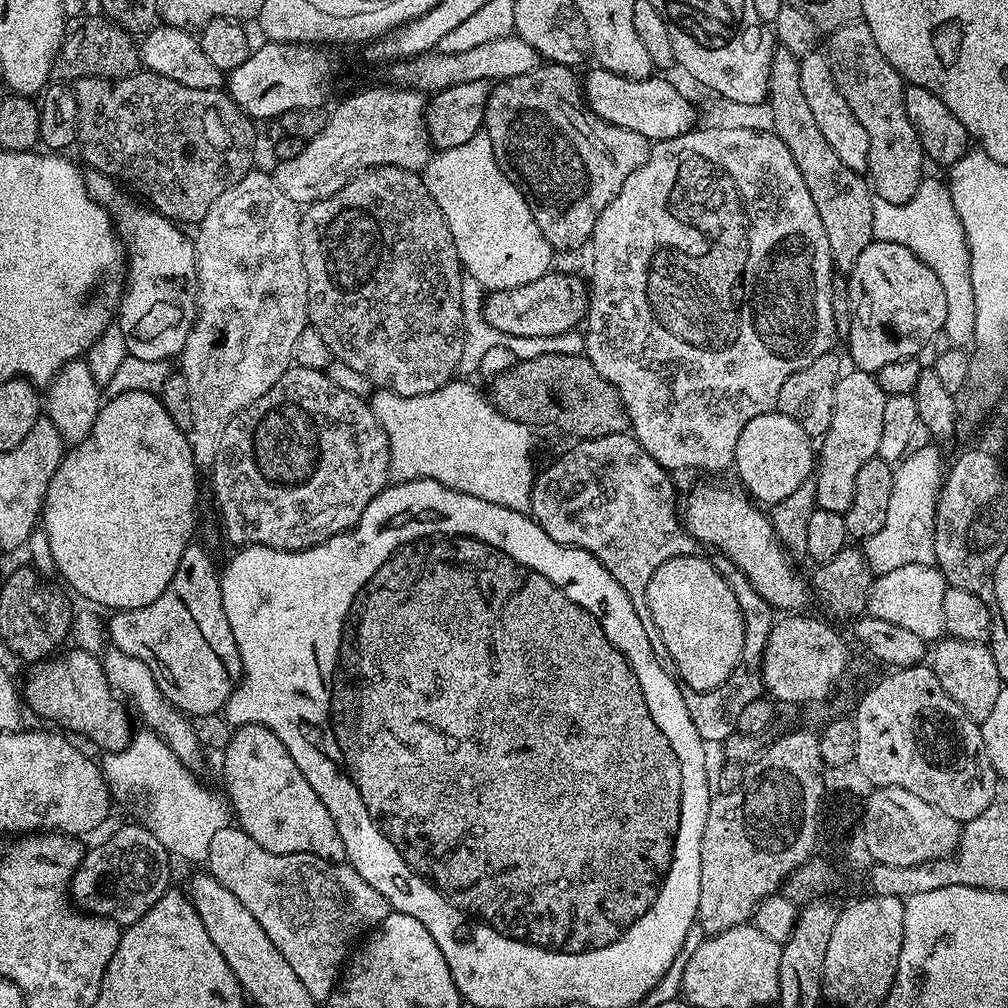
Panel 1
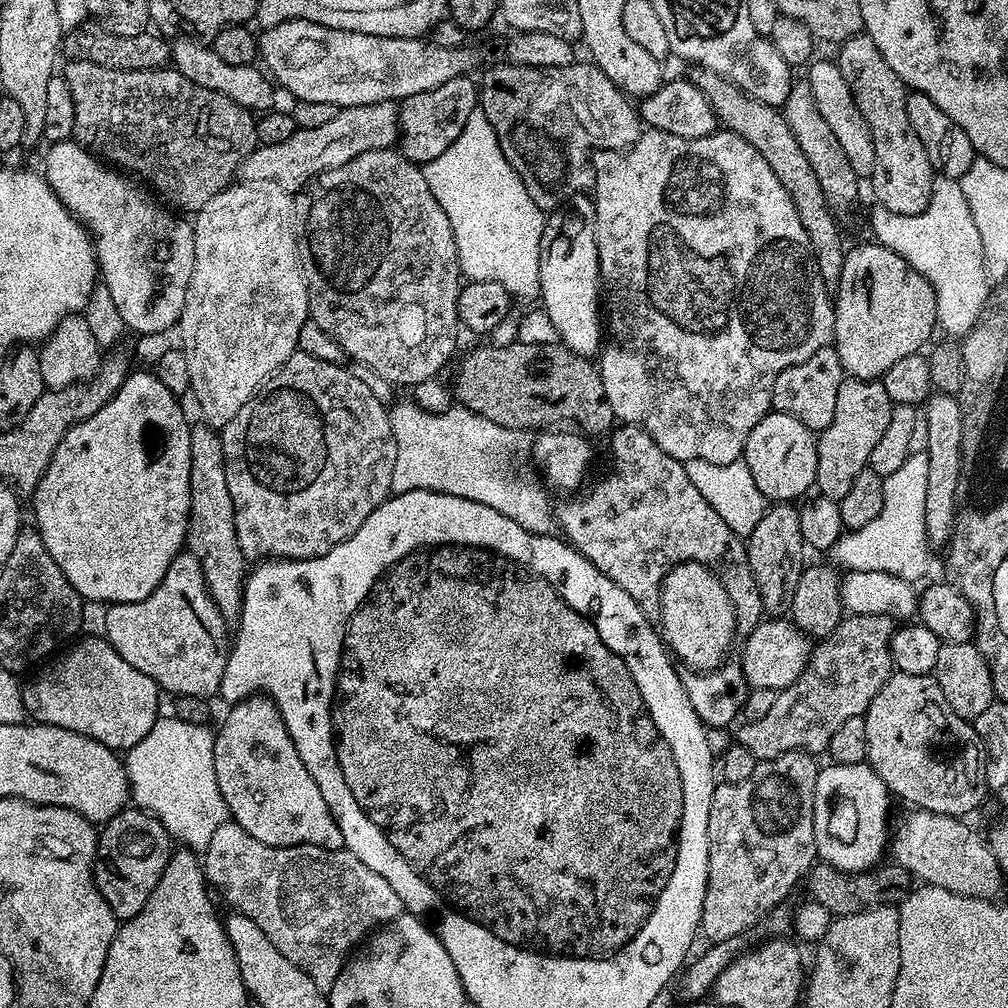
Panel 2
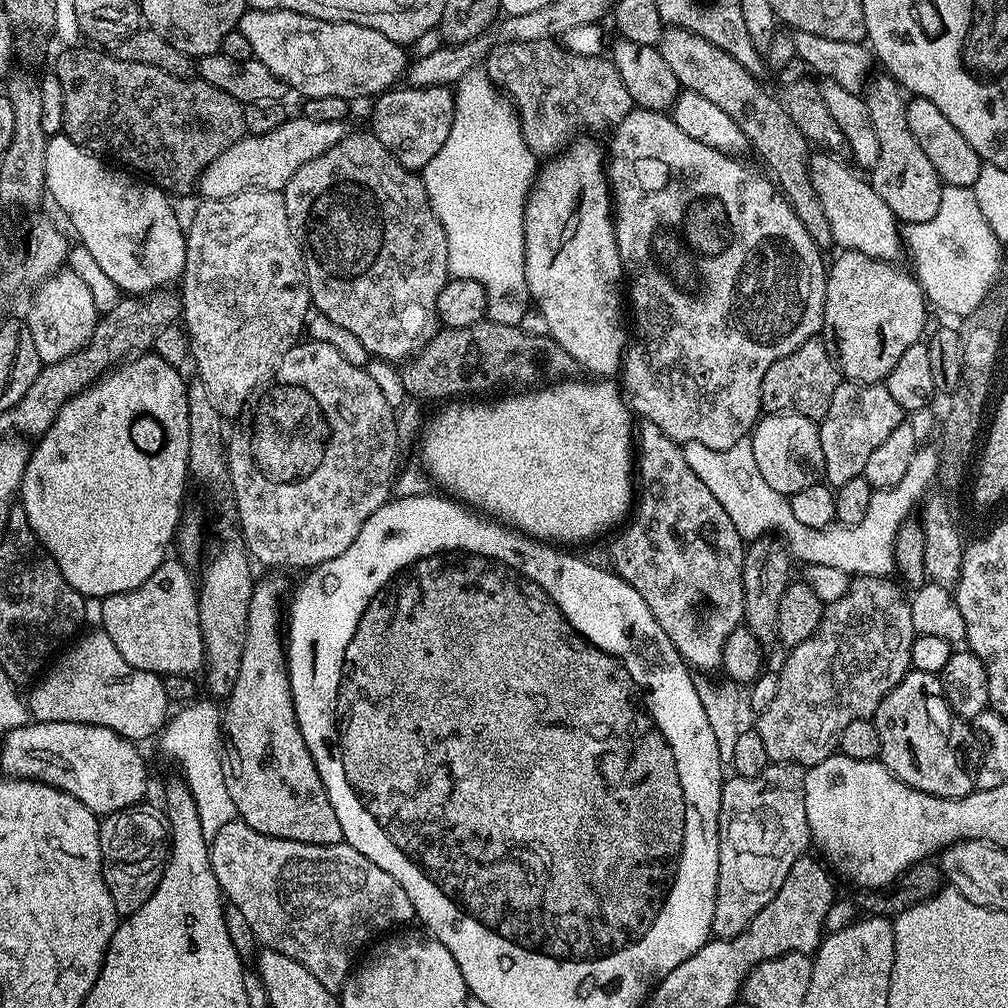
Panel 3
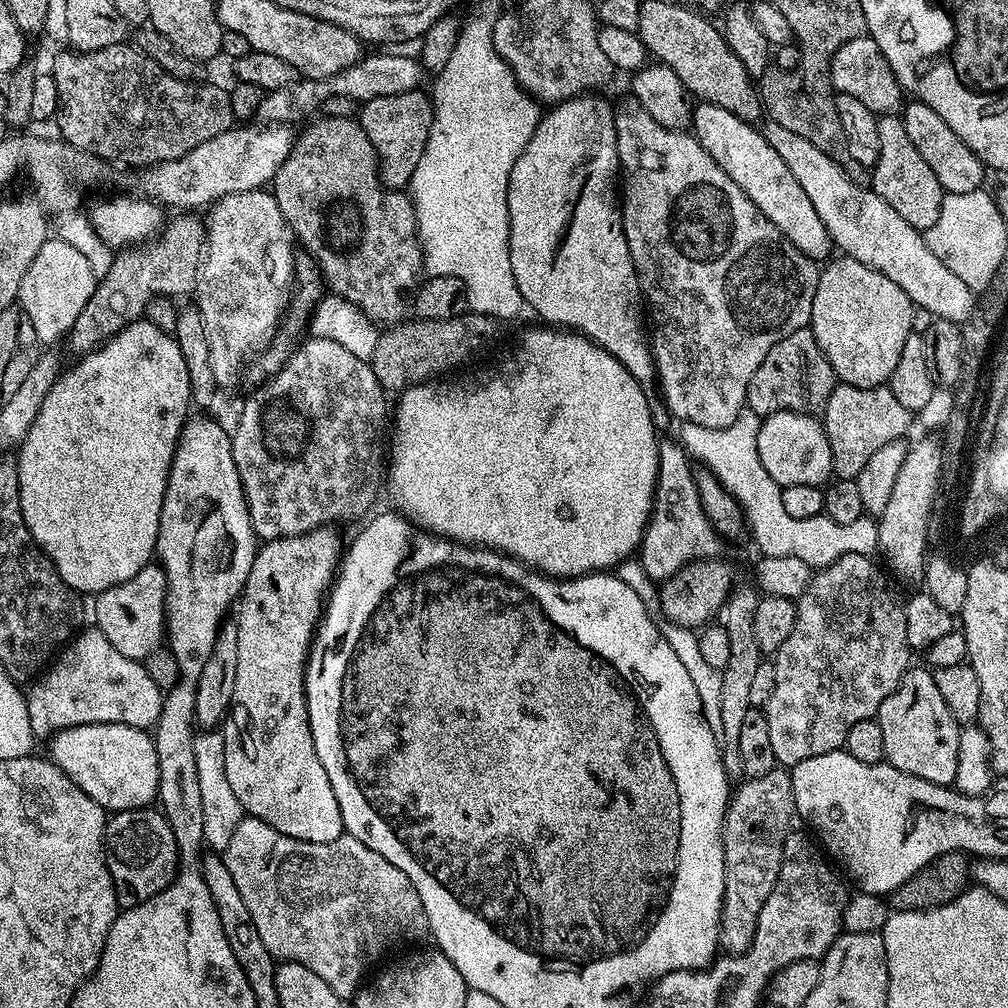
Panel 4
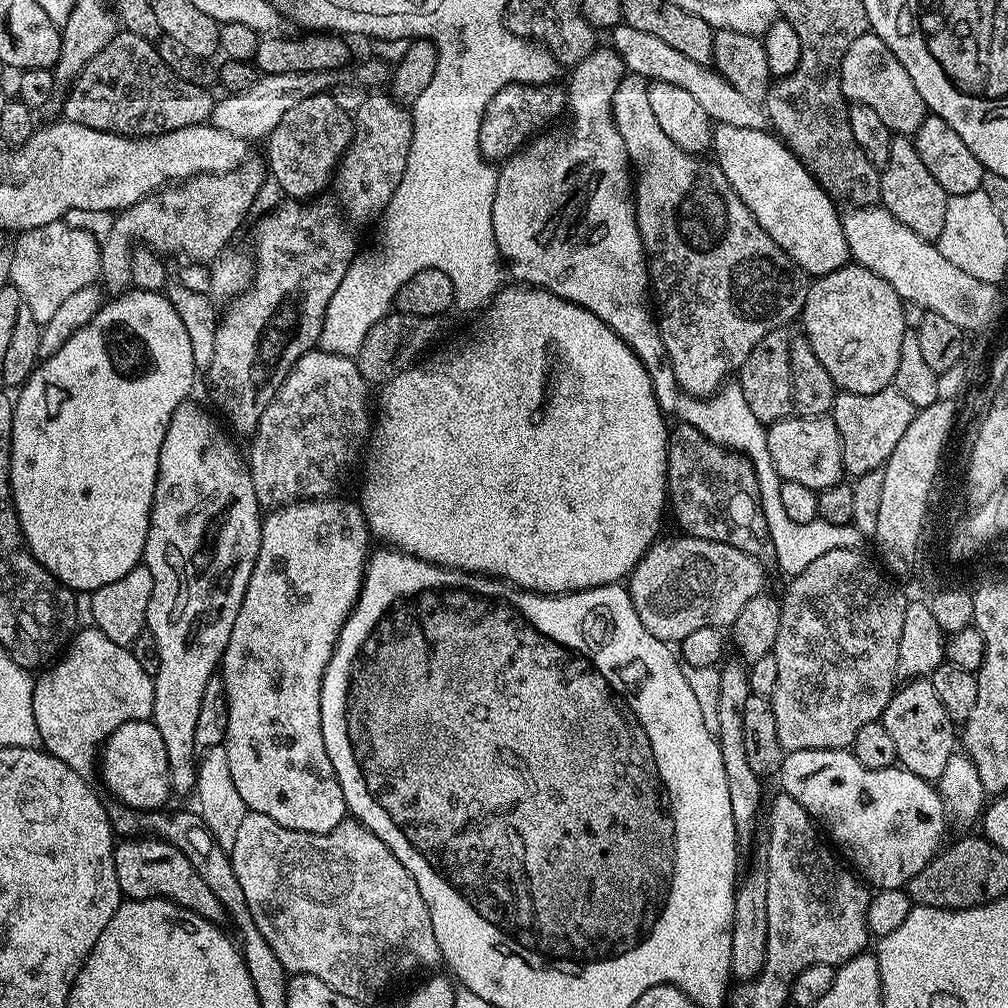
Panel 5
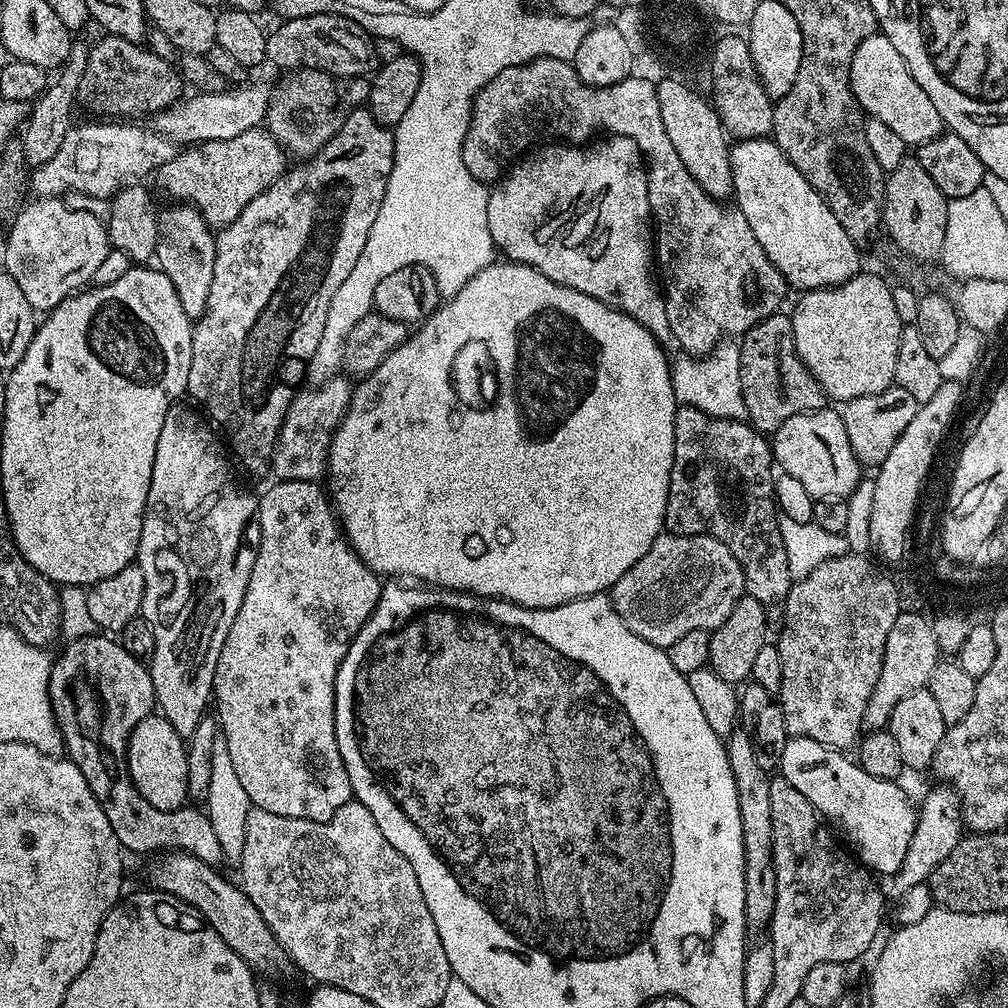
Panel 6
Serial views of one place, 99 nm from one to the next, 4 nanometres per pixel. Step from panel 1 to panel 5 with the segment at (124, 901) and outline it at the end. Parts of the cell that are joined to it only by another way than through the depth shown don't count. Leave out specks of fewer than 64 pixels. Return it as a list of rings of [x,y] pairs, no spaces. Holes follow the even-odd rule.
[[[124,838],[113,847],[112,853],[121,897],[130,900],[172,900],[207,920],[220,922],[220,919],[225,919],[224,907],[214,896],[214,890],[198,878],[198,870],[190,866],[190,858],[186,858],[186,854],[170,842],[159,838]]]

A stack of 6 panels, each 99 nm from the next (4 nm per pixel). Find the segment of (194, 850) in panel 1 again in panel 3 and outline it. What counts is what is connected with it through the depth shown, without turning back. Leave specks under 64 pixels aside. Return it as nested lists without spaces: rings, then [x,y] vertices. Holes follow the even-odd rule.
[[[208,698],[185,703],[180,713],[173,715],[159,733],[160,748],[180,767],[183,783],[194,798],[198,818],[202,822],[202,834],[209,842],[226,826],[237,819],[236,807],[226,791],[226,778],[222,778],[222,712]]]

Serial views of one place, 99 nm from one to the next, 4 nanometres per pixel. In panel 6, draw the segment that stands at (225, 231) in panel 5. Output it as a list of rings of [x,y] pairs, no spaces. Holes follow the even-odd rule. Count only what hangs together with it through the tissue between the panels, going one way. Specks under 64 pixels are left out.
[[[263,127],[246,130],[238,138],[206,140],[202,144],[185,147],[170,162],[154,174],[154,181],[164,192],[177,196],[177,201],[197,208],[213,229],[234,222],[246,206],[262,190],[284,175],[290,160],[284,147]]]

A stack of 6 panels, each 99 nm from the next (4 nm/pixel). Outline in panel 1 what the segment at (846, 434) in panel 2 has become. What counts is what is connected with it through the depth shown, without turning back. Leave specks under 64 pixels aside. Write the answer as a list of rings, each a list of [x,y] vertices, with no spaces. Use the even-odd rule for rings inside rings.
[[[851,371],[841,375],[834,390],[834,418],[830,418],[830,430],[826,430],[819,441],[818,459],[814,464],[817,509],[840,513],[850,510],[850,502],[854,502],[854,482],[858,479],[858,469],[877,456],[888,397],[882,386],[878,386],[873,373]]]

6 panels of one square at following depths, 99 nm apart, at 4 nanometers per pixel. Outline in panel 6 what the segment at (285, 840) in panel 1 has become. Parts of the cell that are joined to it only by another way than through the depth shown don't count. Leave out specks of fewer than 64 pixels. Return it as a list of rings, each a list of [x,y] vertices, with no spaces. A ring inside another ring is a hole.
[[[276,480],[258,496],[258,519],[260,522],[260,546],[256,549],[254,570],[250,570],[250,582],[246,586],[246,598],[242,598],[242,606],[238,606],[238,618],[234,618],[234,626],[230,626],[230,634],[226,634],[226,646],[222,646],[222,654],[218,654],[218,666],[214,670],[214,708],[218,713],[218,723],[222,735],[226,738],[226,746],[230,750],[230,762],[234,762],[234,770],[246,789],[248,800],[253,808],[261,808],[270,814],[282,814],[286,818],[306,818],[314,822],[326,822],[334,818],[334,814],[346,802],[353,799],[350,778],[346,774],[346,766],[342,762],[342,754],[338,750],[336,737],[336,675],[340,669],[342,658],[346,658],[352,639],[362,630],[362,626],[370,618],[370,614],[378,606],[382,580],[375,572],[371,572],[360,560],[359,554],[348,543],[342,525],[330,503],[330,496],[317,481],[314,480]]]

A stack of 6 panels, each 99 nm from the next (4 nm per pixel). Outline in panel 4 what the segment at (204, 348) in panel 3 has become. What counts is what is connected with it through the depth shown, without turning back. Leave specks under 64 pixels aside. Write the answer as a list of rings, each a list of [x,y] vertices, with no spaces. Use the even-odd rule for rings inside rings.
[[[255,188],[254,190],[246,190],[238,194],[230,194],[229,196],[223,196],[221,200],[216,201],[215,204],[207,209],[206,247],[200,261],[200,273],[196,275],[196,287],[194,289],[196,300],[194,300],[194,306],[199,310],[200,317],[202,318],[202,326],[206,330],[206,342],[210,342],[210,366],[214,369],[217,389],[224,390],[224,388],[234,387],[239,382],[240,376],[242,380],[242,373],[245,371],[246,362],[251,361],[253,357],[263,352],[272,343],[272,339],[275,338],[294,291],[292,283],[296,274],[297,253],[295,251],[292,252],[292,244],[294,245],[294,237],[288,227],[288,223],[284,221],[282,210],[278,210],[278,202],[271,191]]]

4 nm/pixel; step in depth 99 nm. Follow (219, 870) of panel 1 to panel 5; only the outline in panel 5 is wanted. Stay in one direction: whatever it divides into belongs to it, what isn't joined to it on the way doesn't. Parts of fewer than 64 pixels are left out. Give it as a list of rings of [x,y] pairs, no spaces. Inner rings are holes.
[[[247,812],[238,826],[238,834],[234,837],[234,846],[230,850],[230,855],[234,874],[238,878],[238,883],[242,885],[242,894],[246,894],[246,906],[250,906],[254,926],[258,926],[262,938],[266,938],[270,950],[278,954],[278,962],[282,962],[282,966],[289,974],[322,978],[322,982],[326,982],[330,990],[338,990],[338,994],[346,994],[346,998],[354,998],[367,1005],[370,1000],[368,996],[378,995],[391,980],[400,980],[403,976],[414,975],[415,972],[427,973],[429,970],[439,969],[436,968],[438,966],[441,967],[442,957],[438,938],[434,938],[430,910],[418,890],[418,882],[414,882],[410,870],[406,870],[406,866],[402,866],[402,862],[394,858],[390,846],[386,846],[386,842],[382,842],[378,834],[374,834],[358,821],[346,818],[326,834],[306,834],[298,830],[290,830],[286,826],[278,826],[278,822],[274,822],[274,818],[266,818],[266,814]]]

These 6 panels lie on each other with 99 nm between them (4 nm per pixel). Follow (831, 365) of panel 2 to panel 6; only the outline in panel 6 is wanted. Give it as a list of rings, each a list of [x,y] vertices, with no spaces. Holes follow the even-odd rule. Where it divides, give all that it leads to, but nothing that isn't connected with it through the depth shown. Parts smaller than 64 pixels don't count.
[[[779,311],[766,317],[744,333],[739,346],[742,398],[746,402],[747,419],[757,432],[775,433],[782,422],[786,422],[786,418],[817,412],[825,407],[824,392],[794,346],[791,315]]]

